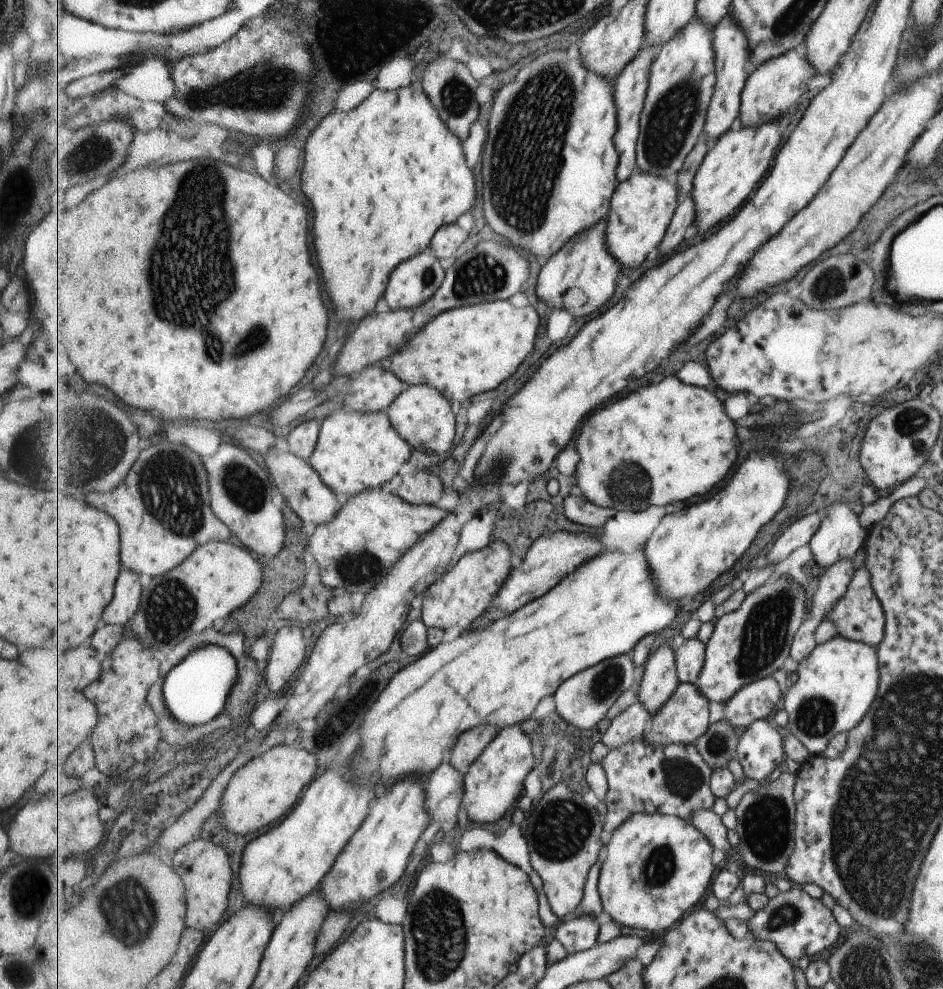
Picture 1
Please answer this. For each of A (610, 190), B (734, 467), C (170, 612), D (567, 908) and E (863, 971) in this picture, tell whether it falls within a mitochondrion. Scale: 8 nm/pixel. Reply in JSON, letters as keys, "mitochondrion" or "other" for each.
{"A":"other","B":"other","C":"mitochondrion","D":"other","E":"mitochondrion"}

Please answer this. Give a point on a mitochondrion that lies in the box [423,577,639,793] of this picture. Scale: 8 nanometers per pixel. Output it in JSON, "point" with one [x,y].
{"point":[608,679]}

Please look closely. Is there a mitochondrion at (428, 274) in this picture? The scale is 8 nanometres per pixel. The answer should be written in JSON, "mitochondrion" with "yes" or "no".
{"mitochondrion":"yes"}

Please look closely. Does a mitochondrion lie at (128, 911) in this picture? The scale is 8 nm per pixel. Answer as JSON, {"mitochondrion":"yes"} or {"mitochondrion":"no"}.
{"mitochondrion":"yes"}

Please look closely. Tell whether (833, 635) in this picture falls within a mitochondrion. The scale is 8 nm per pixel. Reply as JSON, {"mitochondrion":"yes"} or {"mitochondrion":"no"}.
{"mitochondrion":"no"}

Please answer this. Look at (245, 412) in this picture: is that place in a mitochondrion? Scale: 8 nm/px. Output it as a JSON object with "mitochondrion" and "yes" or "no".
{"mitochondrion":"no"}

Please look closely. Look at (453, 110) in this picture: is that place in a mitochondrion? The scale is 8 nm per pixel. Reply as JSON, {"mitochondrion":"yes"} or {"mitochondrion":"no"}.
{"mitochondrion":"yes"}

